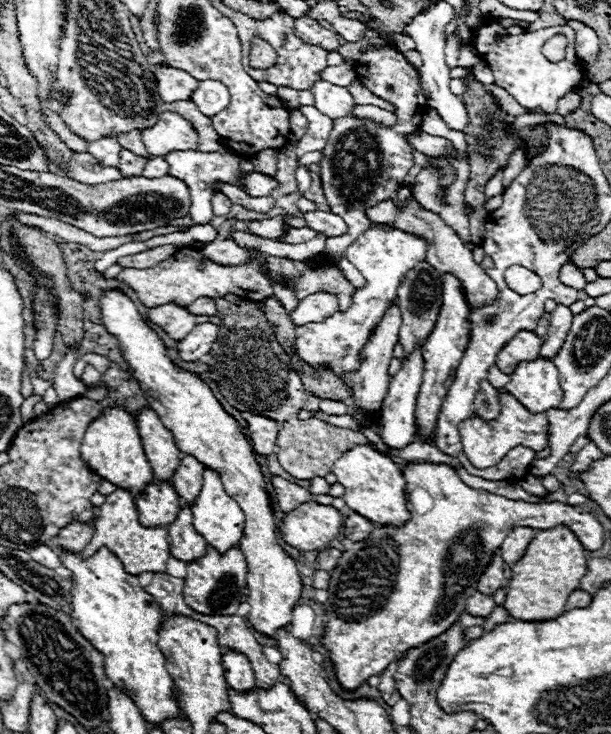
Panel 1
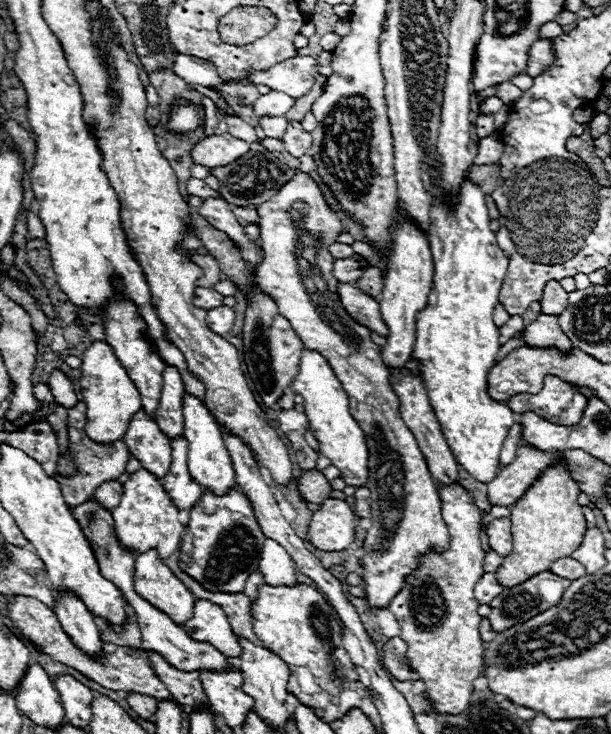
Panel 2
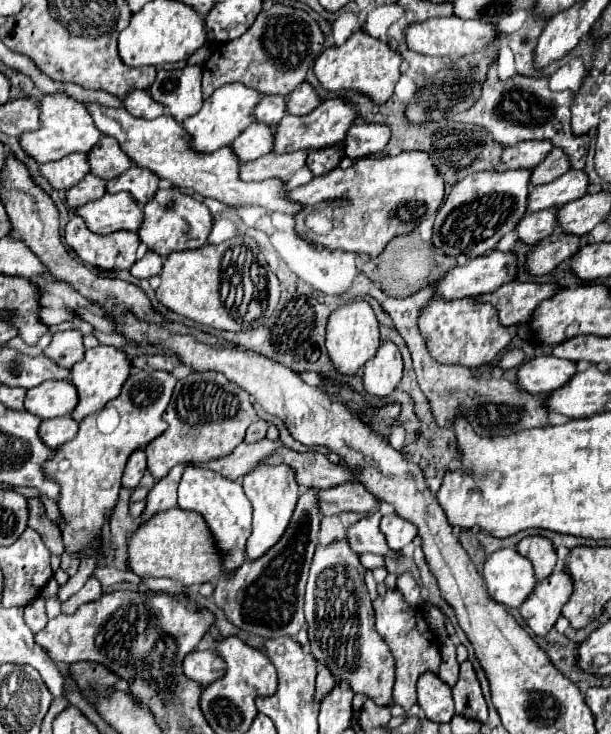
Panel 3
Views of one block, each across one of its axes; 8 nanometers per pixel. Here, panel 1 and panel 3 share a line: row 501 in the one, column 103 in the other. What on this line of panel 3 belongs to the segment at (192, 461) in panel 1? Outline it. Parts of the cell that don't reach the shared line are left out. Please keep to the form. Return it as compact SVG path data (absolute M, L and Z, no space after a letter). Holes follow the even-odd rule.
M88 174L82 182L78 182L76 186L72 186L68 192L66 192L66 200L70 206L78 208L82 204L88 204L96 198L102 198L106 194L106 180L94 176L94 174Z

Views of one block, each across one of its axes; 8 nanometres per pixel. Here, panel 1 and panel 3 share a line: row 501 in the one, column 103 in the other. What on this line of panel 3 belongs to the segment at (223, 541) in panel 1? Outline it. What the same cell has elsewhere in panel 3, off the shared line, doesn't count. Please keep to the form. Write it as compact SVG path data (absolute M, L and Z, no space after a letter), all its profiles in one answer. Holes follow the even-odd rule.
M104 194L80 206L76 212L96 234L110 234L116 230L138 232L138 226L142 226L142 206L138 206L130 194Z

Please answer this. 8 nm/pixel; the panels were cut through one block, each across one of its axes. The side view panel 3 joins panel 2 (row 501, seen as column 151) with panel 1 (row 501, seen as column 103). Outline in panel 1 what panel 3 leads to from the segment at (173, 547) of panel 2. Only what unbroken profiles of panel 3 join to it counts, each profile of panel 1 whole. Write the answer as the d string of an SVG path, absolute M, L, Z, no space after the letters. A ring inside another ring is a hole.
M116 490L106 496L106 502L98 508L94 520L94 536L90 544L80 552L82 560L94 556L98 548L110 548L114 556L126 564L126 572L134 572L134 576L142 572L166 572L166 560L170 558L170 542L164 528L144 528L138 522L138 510L132 502L130 492Z

